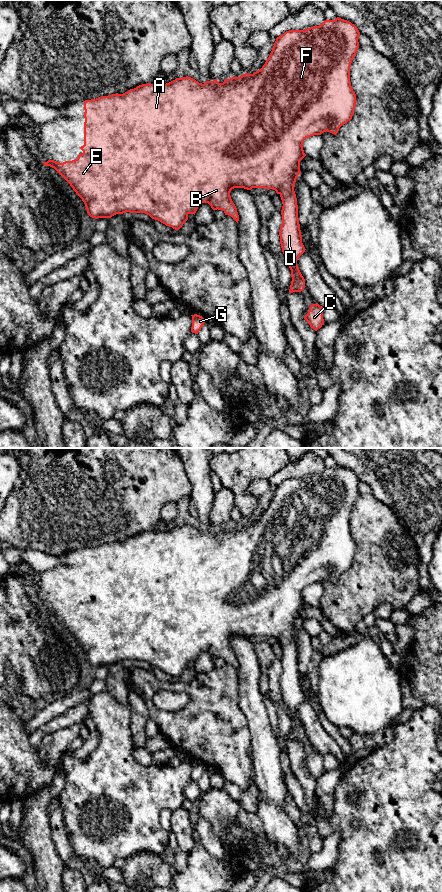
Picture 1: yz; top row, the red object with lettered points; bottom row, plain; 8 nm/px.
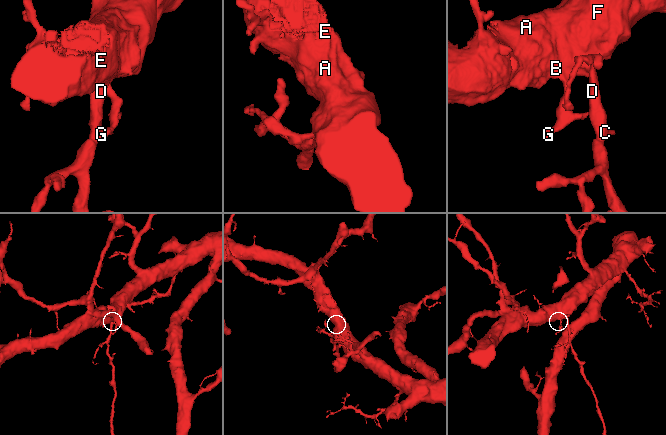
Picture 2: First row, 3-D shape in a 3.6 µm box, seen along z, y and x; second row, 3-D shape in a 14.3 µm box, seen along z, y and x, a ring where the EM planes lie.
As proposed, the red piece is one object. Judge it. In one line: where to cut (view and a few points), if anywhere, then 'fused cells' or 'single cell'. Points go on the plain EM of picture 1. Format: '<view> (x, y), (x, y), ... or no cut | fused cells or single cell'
no cut | single cell

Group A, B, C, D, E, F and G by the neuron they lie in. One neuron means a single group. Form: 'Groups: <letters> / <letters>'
Groups: A B C D E F G

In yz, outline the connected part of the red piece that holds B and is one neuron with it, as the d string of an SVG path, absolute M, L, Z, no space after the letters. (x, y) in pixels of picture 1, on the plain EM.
M339 465L335 468L326 467L319 474L310 475L305 478L289 478L277 485L265 512L260 518L253 522L245 521L240 525L233 524L230 527L225 527L223 531L219 531L217 527L215 527L214 529L206 529L204 532L186 524L176 526L166 532L147 531L130 537L123 542L116 541L92 548L85 548L84 593L80 595L83 601L79 602L78 606L72 609L60 611L54 608L48 608L47 610L43 610L43 612L54 616L70 632L76 642L84 650L87 661L92 666L111 666L116 662L123 662L126 660L145 661L152 667L158 668L175 678L179 678L183 674L188 668L189 662L195 663L198 655L202 651L208 651L213 658L223 658L225 663L231 664L238 671L239 663L237 656L230 644L232 637L273 637L280 643L283 652L281 658L282 673L280 675L279 684L282 700L291 718L292 729L289 741L301 740L305 736L305 727L298 716L297 707L306 697L302 691L298 666L298 653L294 635L296 627L301 621L300 609L306 604L302 593L306 586L314 583L321 583L326 579L336 583L339 576L352 567L357 548L350 530L350 515L359 496L359 483L360 480L358 476L347 468Z

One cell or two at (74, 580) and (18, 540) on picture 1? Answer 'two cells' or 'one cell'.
two cells

